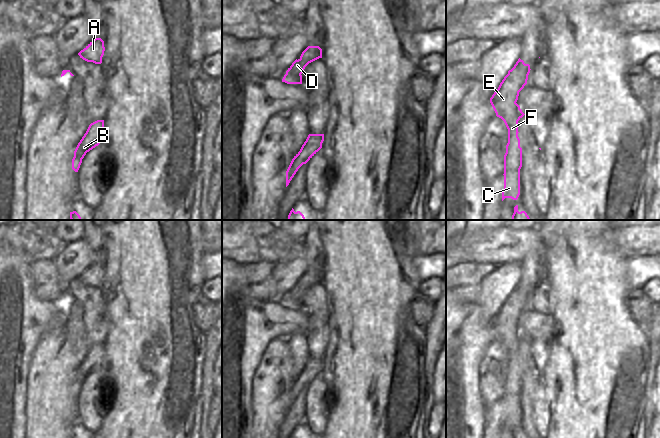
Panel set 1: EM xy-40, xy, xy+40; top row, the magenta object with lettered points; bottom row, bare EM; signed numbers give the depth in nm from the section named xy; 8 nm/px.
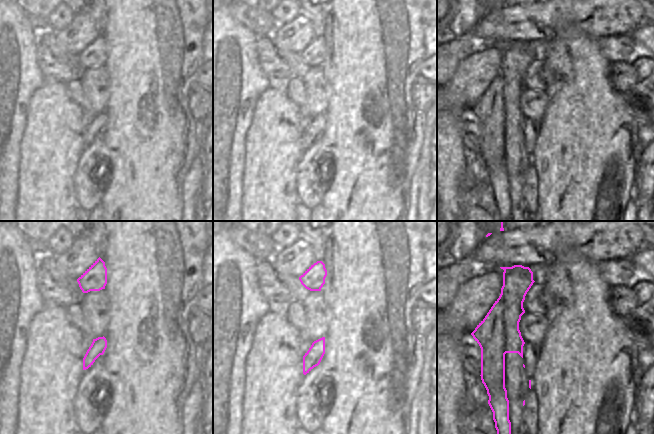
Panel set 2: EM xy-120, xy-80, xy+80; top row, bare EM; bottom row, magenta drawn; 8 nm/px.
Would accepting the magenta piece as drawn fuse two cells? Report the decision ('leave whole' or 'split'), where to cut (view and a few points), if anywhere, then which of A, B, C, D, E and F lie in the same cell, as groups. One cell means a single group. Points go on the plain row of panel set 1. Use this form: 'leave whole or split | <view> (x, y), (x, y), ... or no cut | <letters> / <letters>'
split | xy+40 (508, 297), (516, 299), (522, 296), (525, 299), (526, 305) | A D / B C E F

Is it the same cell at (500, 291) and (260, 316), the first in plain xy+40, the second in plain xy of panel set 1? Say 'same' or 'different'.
different

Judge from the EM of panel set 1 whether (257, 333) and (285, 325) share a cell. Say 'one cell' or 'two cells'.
one cell

